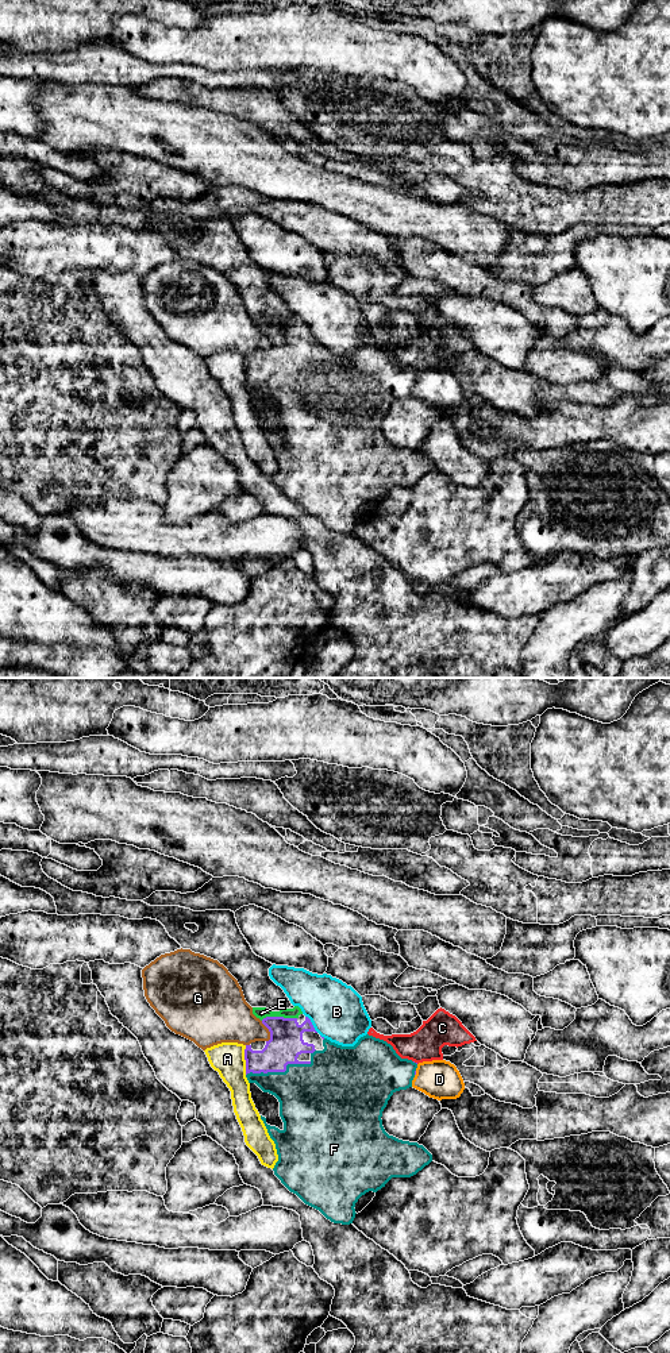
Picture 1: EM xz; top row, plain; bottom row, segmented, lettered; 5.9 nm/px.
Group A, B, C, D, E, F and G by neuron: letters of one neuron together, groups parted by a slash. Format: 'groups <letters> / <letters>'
groups A / B / C / D / E F / G

